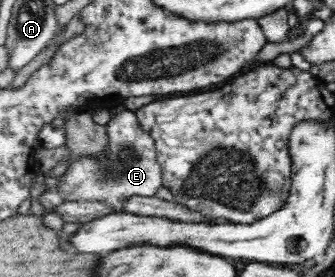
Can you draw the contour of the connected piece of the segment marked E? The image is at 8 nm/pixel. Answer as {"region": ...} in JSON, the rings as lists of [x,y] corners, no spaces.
{"region":[[[123,109],[120,114],[107,115],[103,120],[107,131],[108,143],[102,154],[96,157],[74,156],[67,169],[57,177],[56,191],[61,195],[62,201],[99,201],[109,207],[110,214],[124,213],[126,201],[130,197],[156,196],[162,185],[162,168],[157,160],[156,142],[138,122],[136,114],[128,109]]]}

